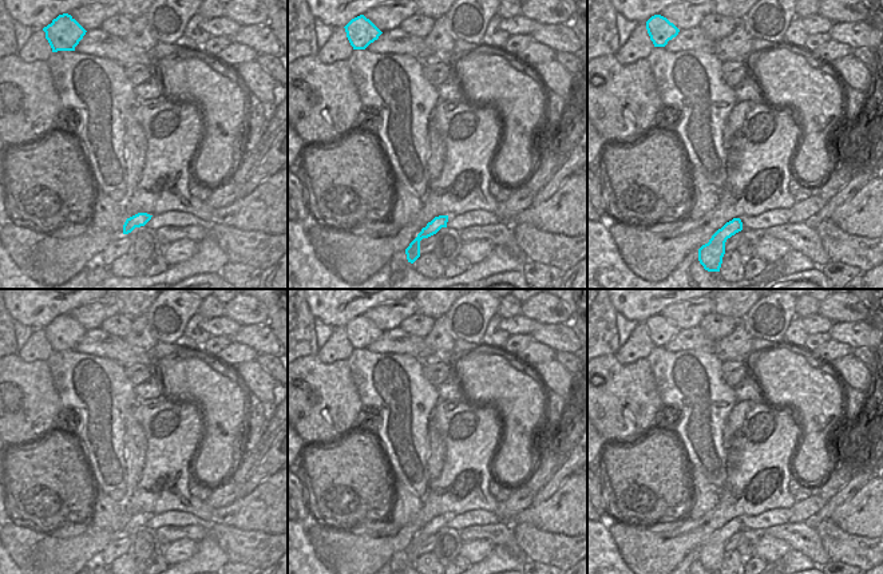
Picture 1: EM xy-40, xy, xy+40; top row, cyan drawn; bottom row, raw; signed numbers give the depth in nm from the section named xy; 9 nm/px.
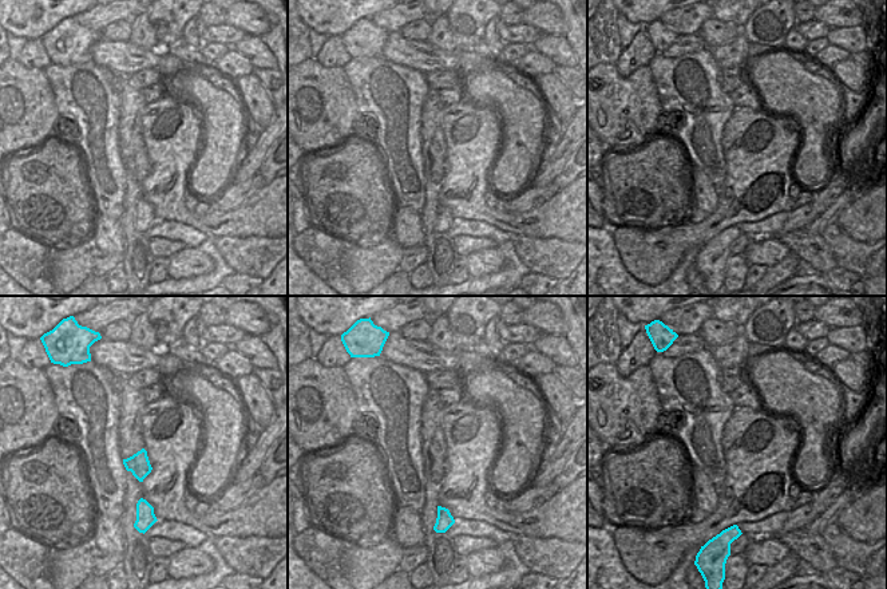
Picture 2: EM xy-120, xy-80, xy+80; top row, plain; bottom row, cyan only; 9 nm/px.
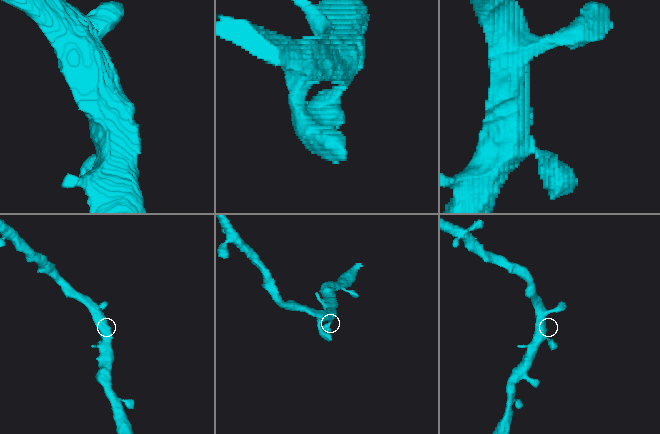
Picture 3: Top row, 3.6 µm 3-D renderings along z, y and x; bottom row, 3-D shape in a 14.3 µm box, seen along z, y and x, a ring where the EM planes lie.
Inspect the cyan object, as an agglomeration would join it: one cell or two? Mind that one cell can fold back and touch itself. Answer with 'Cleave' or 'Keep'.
Keep.

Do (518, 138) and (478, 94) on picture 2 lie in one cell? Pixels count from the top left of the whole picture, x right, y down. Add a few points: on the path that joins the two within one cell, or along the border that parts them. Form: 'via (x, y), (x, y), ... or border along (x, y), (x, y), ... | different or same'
via (518, 125), (491, 95) | same

